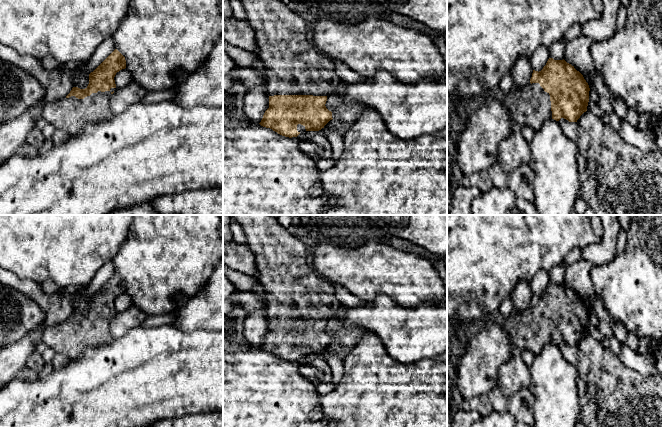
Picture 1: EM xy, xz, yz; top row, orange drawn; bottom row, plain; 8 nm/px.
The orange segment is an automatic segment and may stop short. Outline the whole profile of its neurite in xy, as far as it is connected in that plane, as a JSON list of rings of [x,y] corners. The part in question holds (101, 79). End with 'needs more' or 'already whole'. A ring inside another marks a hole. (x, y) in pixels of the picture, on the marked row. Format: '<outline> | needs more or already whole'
[[[115,49],[93,72],[89,74],[89,84],[85,89],[73,87],[65,97],[47,101],[42,111],[42,117],[57,129],[68,135],[75,134],[87,124],[104,121],[113,116],[109,100],[114,93],[116,84],[114,77],[117,72],[126,68],[125,57]]] | needs more

